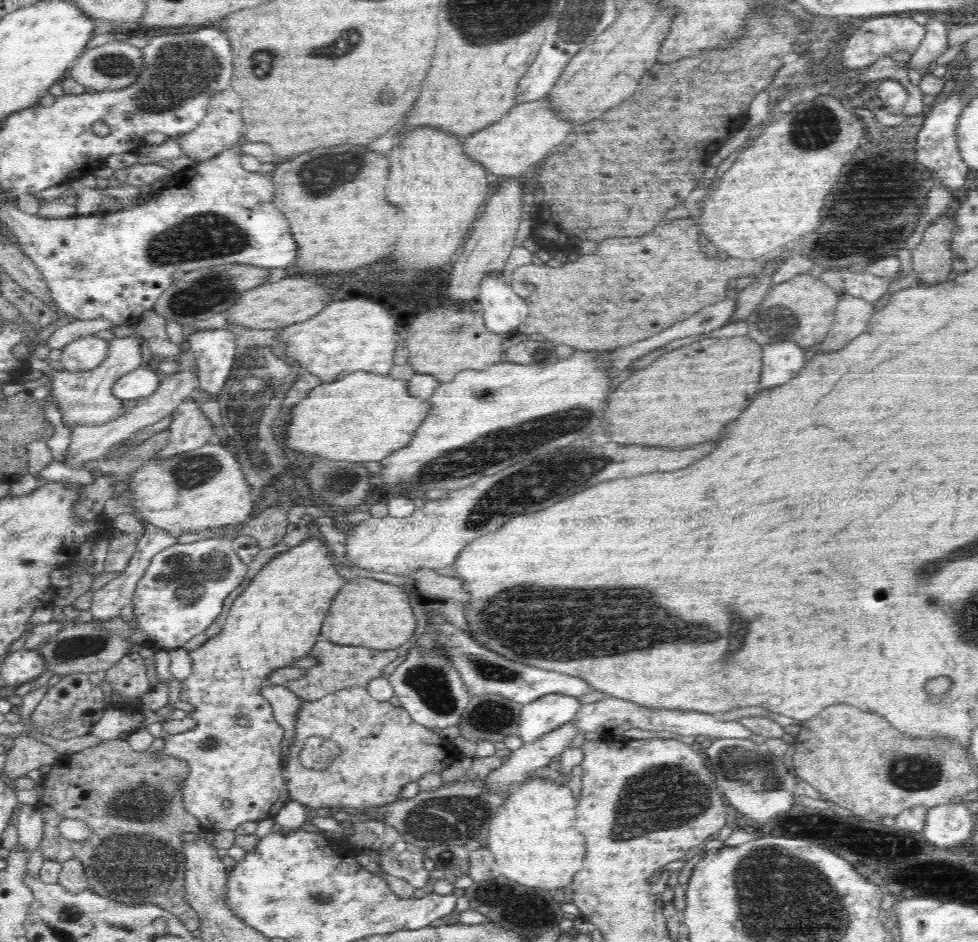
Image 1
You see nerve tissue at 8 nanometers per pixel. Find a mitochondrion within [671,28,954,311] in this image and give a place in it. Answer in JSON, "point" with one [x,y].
{"point":[854,225]}

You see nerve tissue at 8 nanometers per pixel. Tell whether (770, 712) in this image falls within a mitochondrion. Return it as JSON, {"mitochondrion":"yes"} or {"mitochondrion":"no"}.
{"mitochondrion":"no"}

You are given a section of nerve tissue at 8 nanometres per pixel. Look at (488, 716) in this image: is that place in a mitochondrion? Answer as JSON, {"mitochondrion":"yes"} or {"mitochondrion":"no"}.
{"mitochondrion":"yes"}

